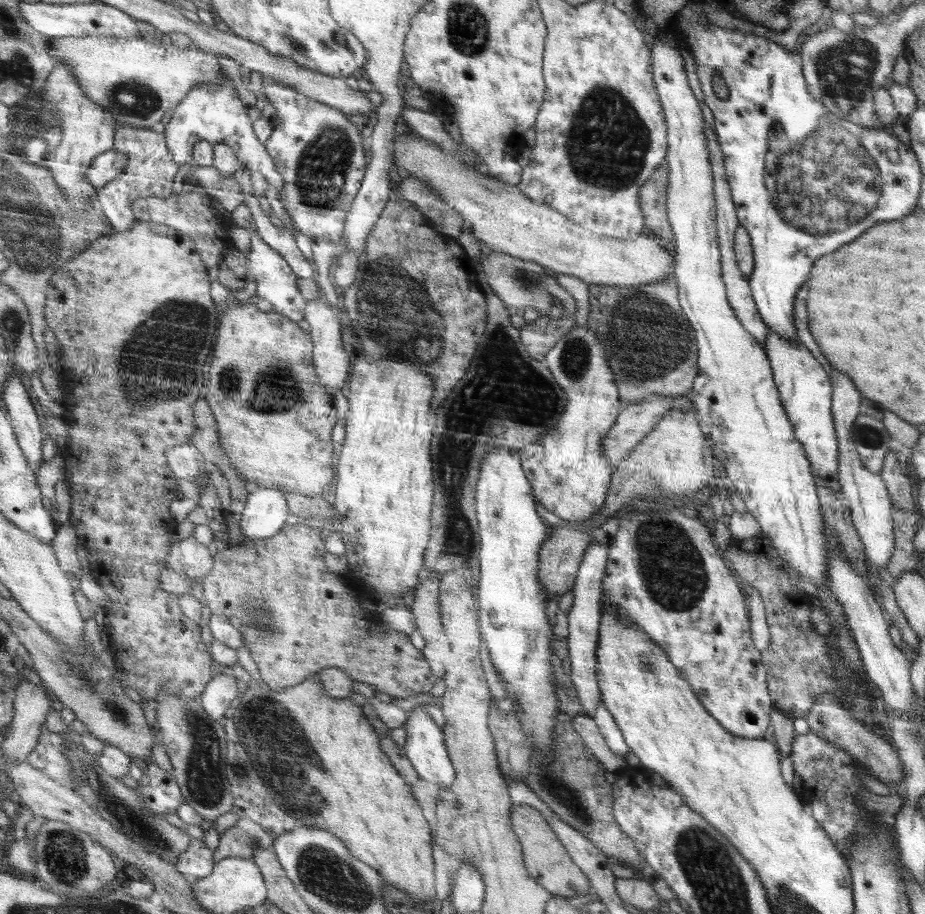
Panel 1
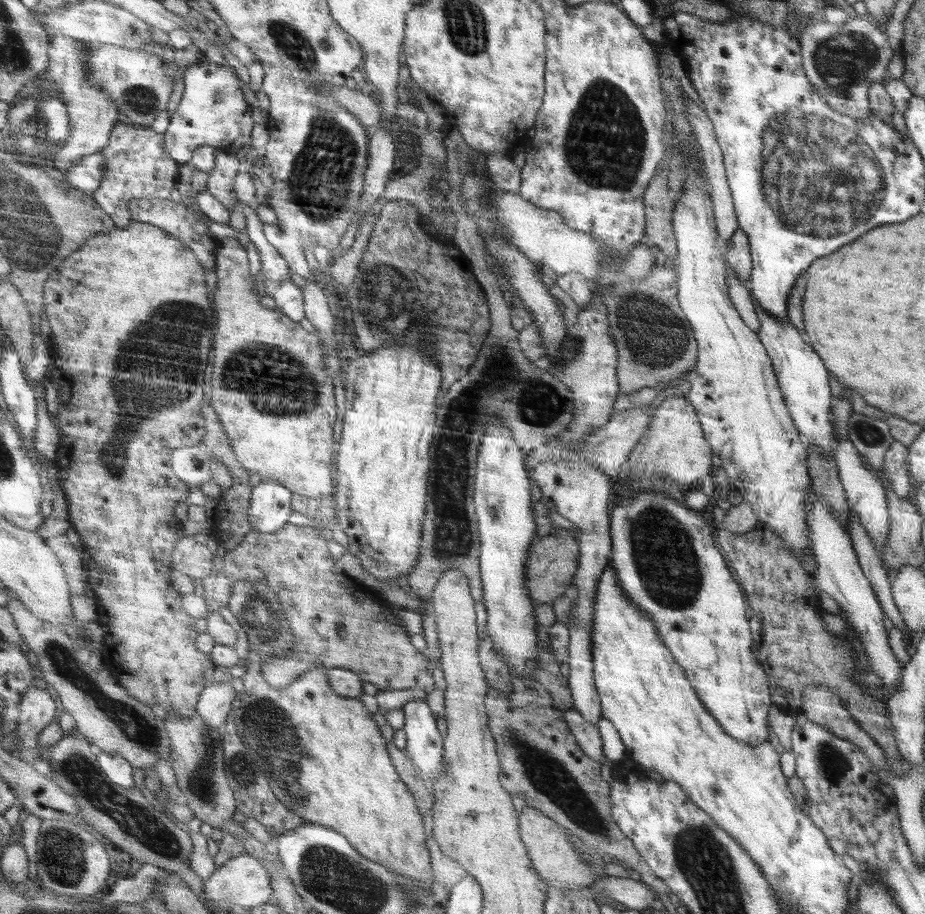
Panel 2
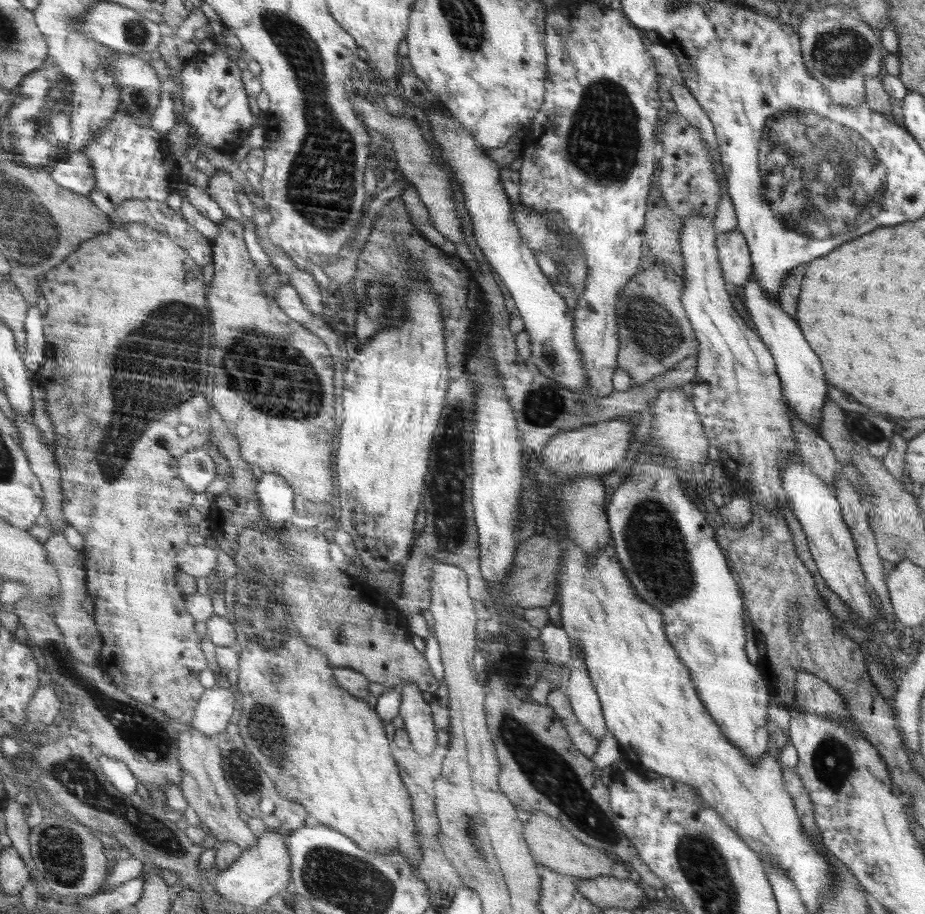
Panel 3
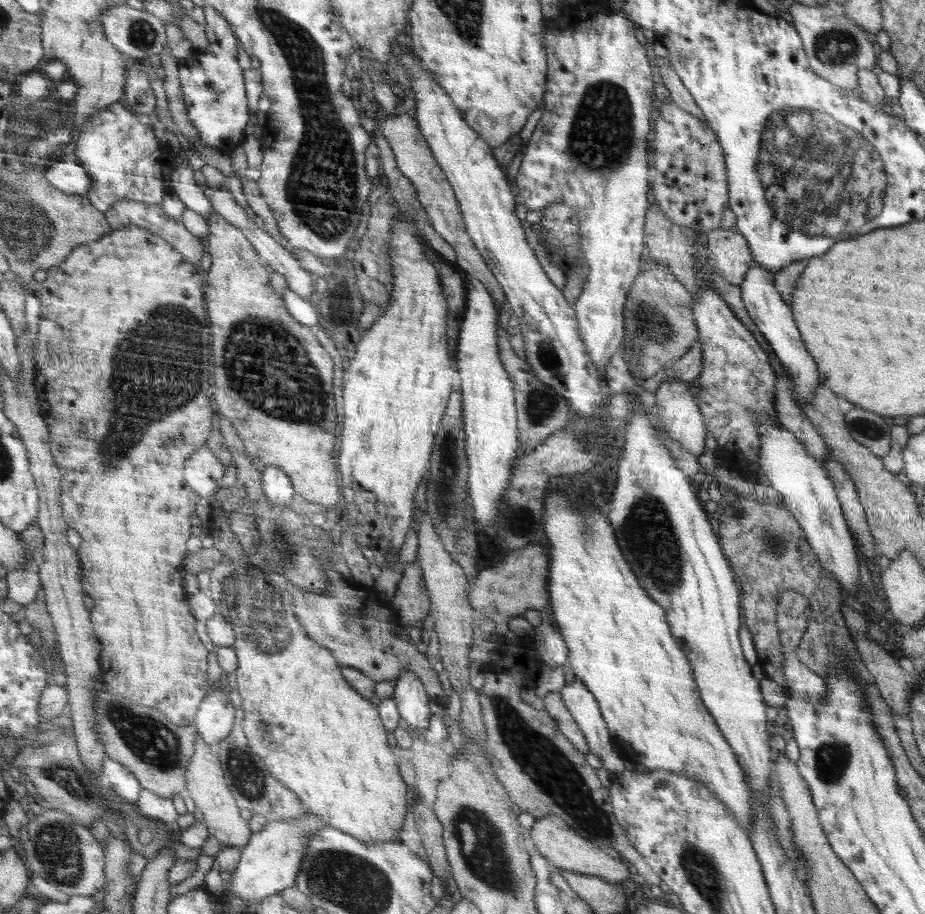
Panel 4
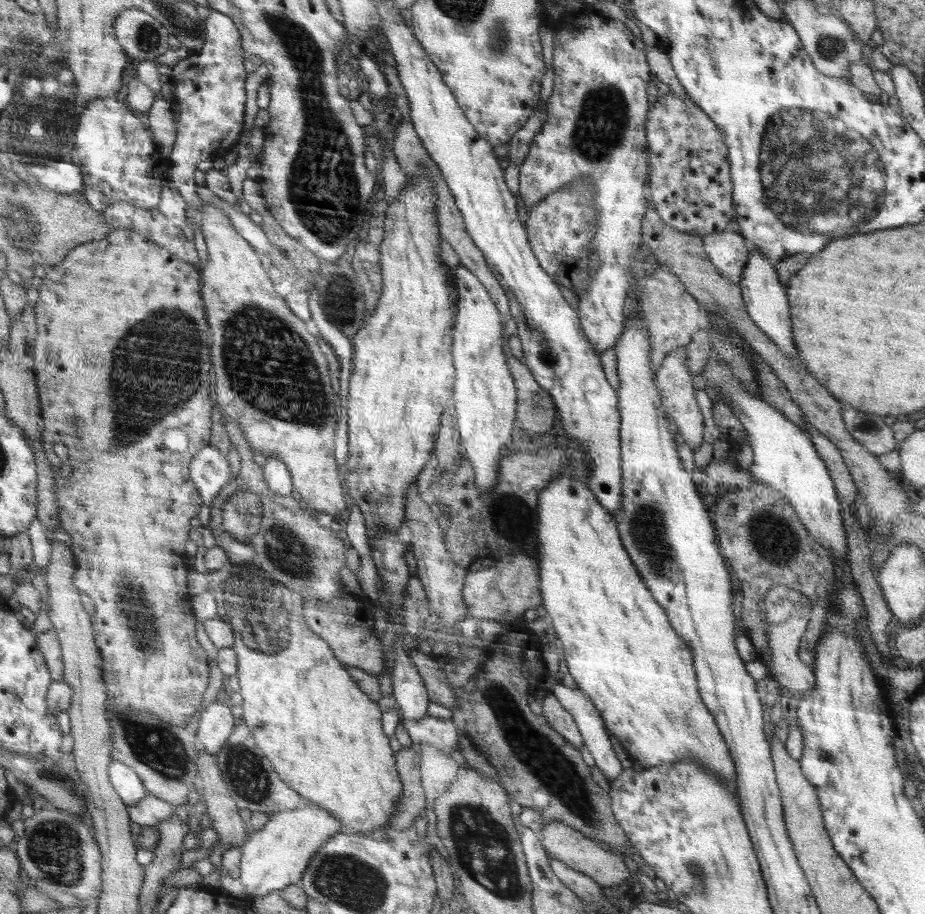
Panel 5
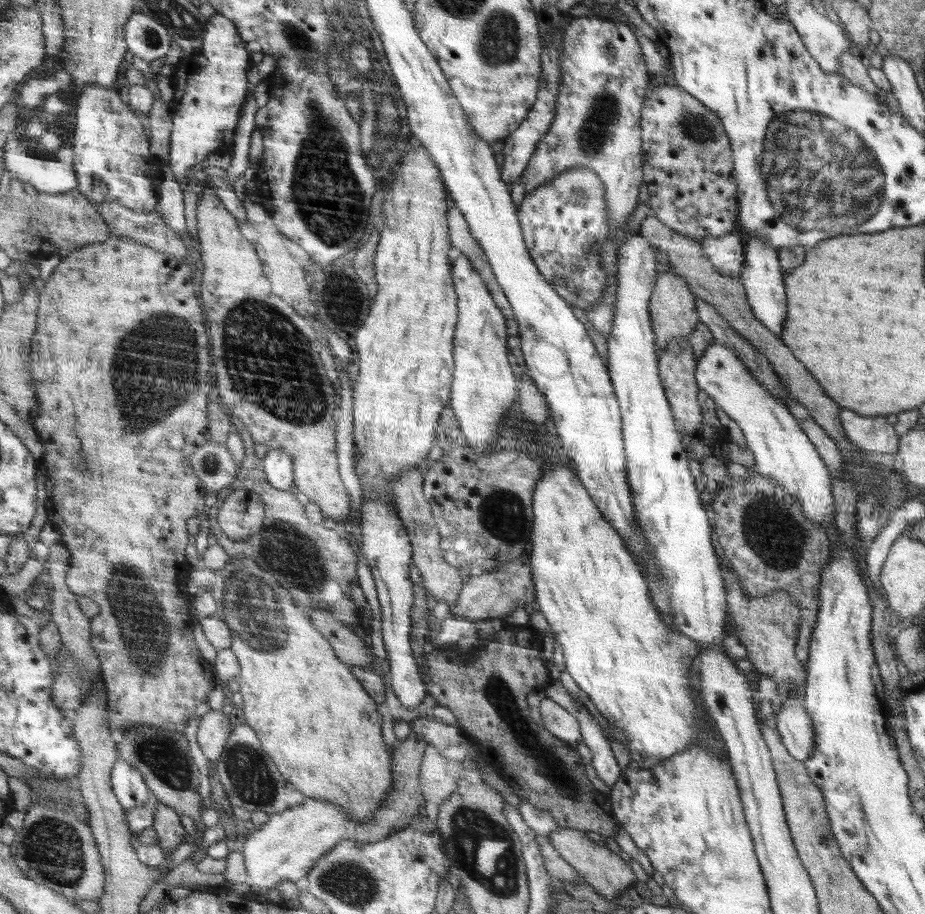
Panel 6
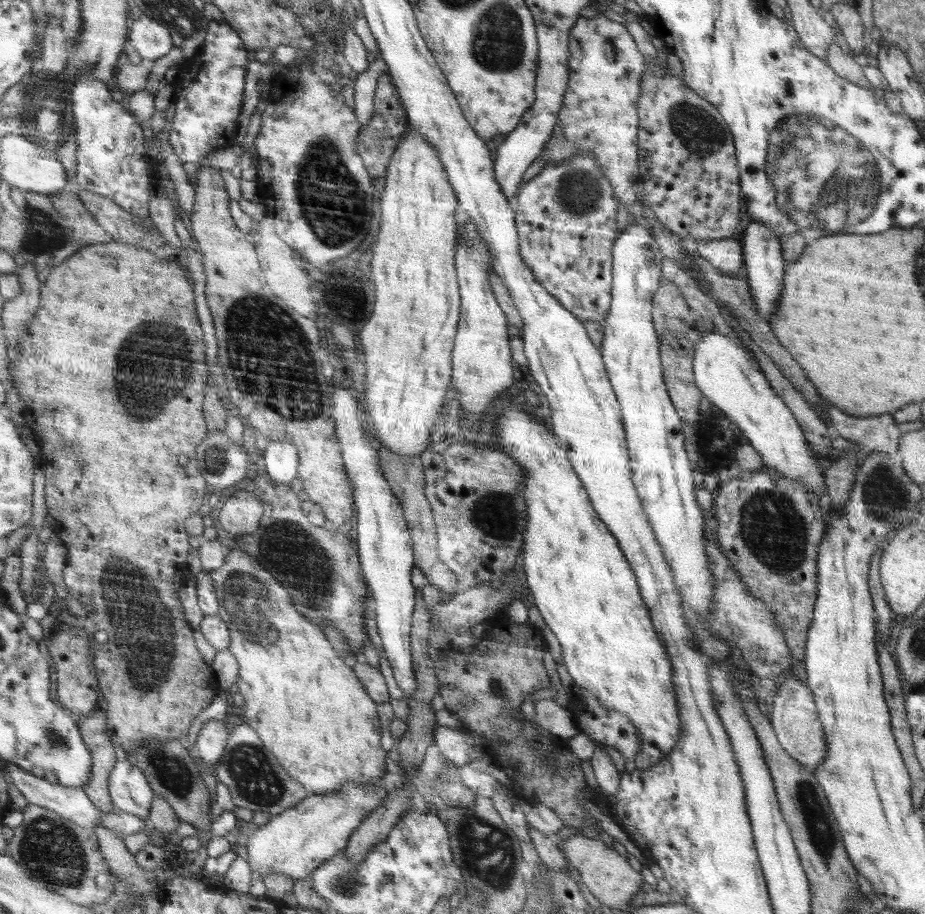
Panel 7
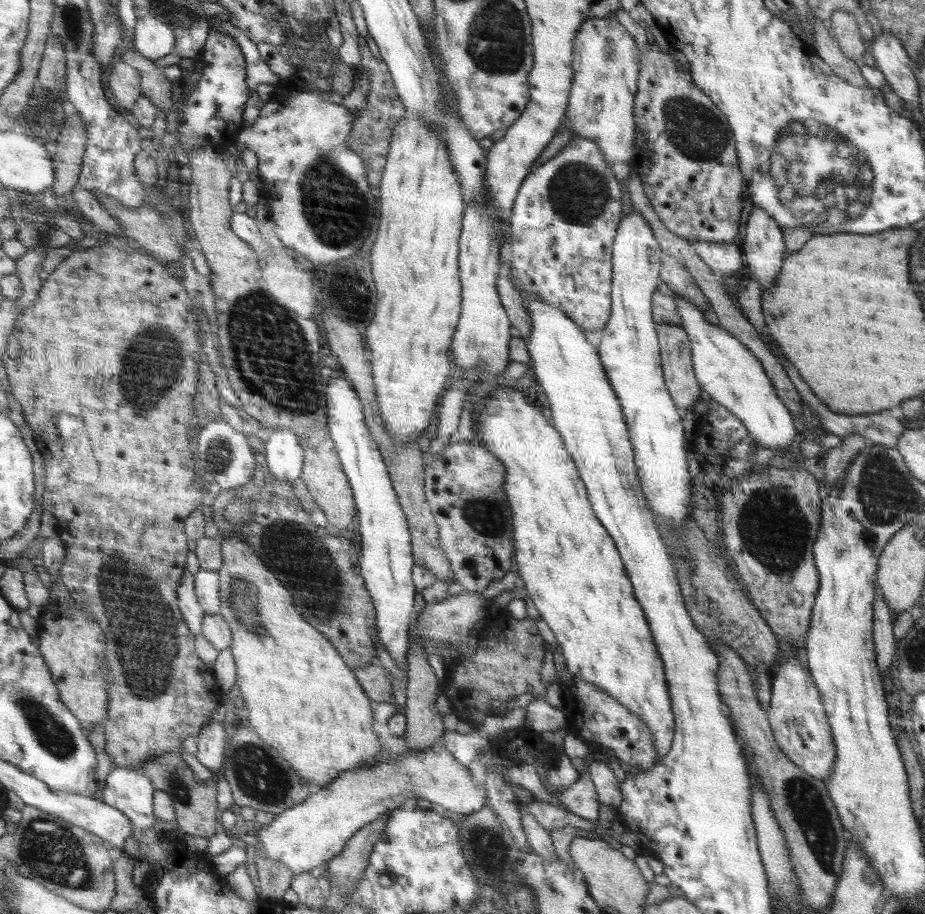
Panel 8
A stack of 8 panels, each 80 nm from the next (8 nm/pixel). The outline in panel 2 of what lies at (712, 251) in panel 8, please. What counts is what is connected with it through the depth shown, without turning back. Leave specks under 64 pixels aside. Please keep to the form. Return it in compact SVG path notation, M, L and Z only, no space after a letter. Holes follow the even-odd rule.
M739 228L736 229L725 246L726 264L732 271L736 271L738 281L746 283L752 276L753 259L752 250L749 248L748 234Z

